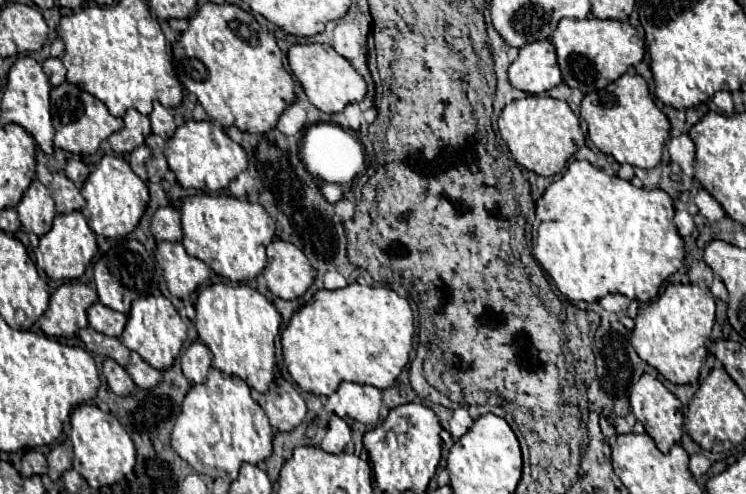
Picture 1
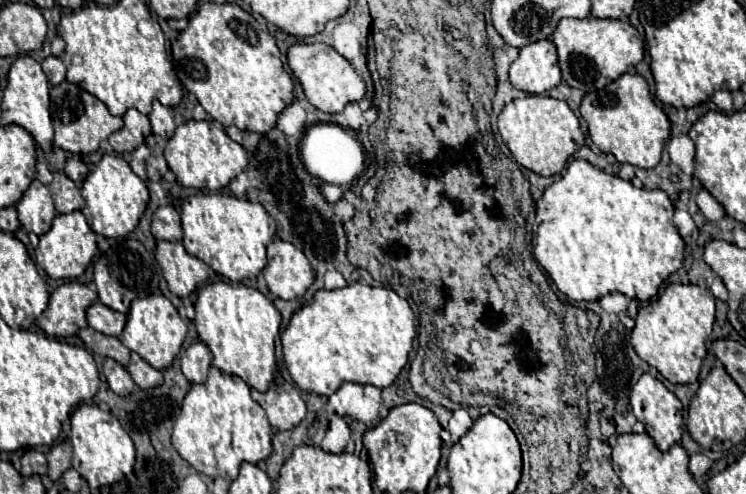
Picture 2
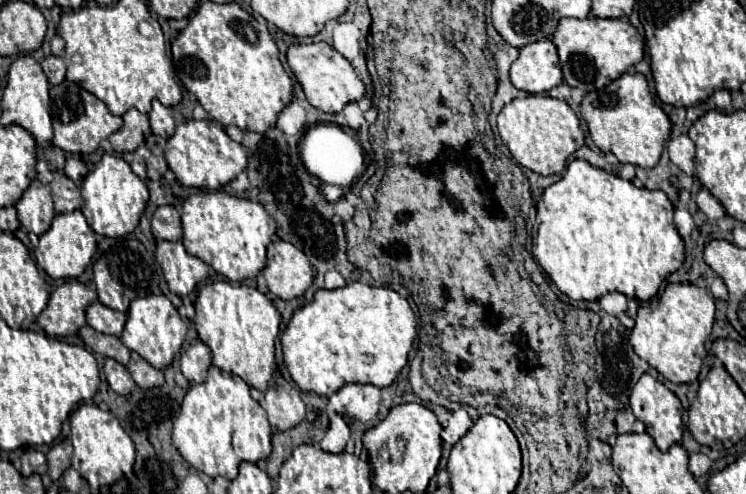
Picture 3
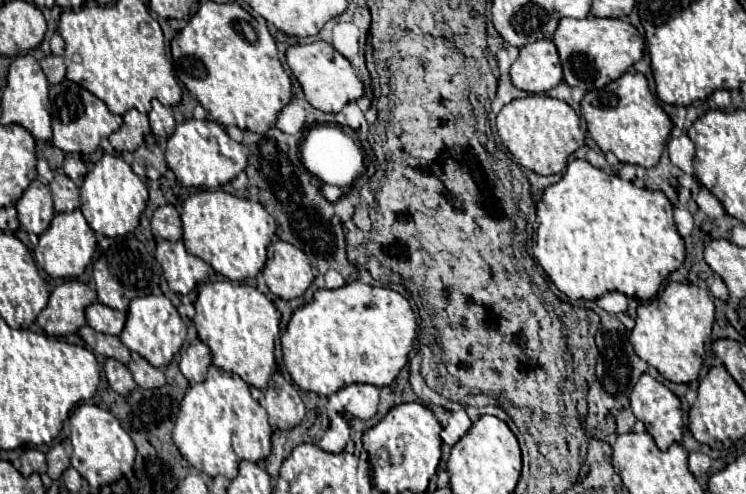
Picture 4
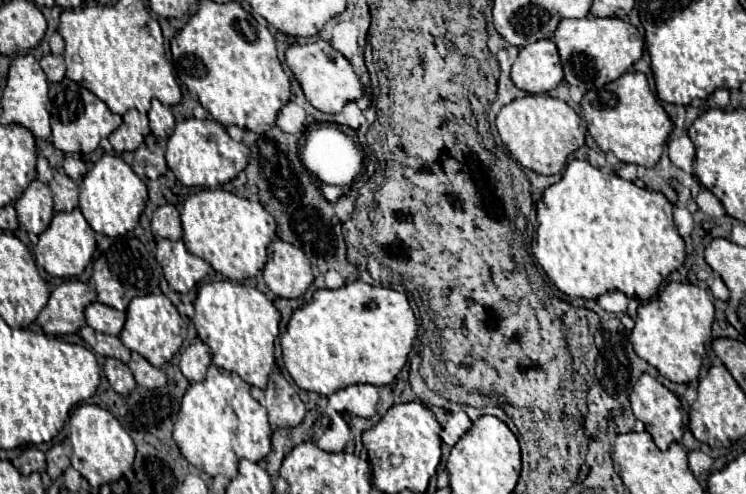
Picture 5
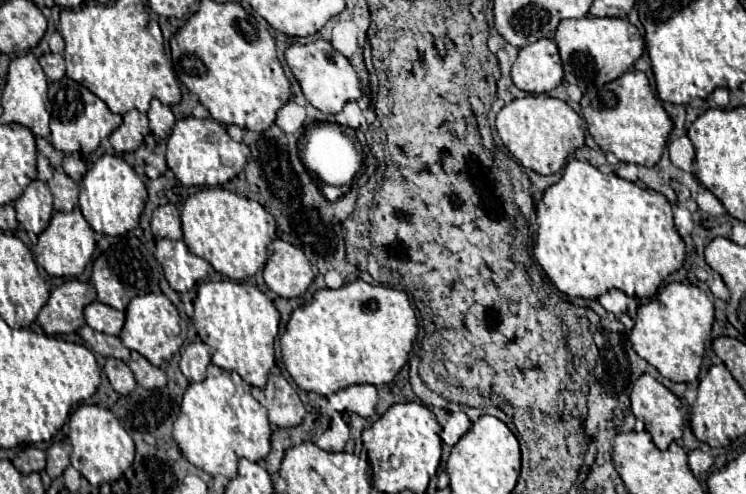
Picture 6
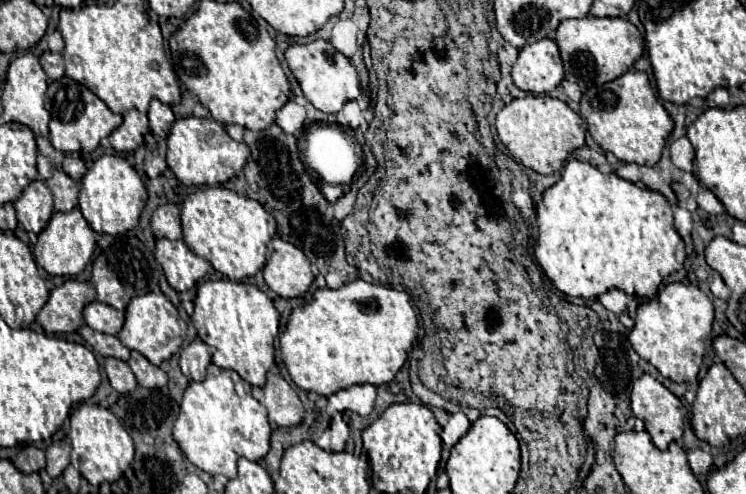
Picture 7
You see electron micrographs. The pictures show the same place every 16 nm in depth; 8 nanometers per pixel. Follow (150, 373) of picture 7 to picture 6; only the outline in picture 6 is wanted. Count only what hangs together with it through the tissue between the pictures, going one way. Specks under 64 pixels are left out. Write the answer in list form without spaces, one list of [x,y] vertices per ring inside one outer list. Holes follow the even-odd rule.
[[[132,352],[132,358],[128,360],[130,370],[136,376],[136,382],[144,388],[160,388],[166,386],[166,372],[158,366],[152,366],[144,356],[138,352]]]

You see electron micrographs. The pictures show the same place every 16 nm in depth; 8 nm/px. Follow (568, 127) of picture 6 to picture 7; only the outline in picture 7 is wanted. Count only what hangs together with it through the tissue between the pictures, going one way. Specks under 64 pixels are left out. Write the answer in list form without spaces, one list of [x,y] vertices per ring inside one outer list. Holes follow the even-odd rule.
[[[528,94],[506,104],[496,116],[496,132],[514,160],[538,174],[558,172],[564,166],[568,154],[584,146],[586,134],[582,128],[582,118],[566,102],[548,94]]]

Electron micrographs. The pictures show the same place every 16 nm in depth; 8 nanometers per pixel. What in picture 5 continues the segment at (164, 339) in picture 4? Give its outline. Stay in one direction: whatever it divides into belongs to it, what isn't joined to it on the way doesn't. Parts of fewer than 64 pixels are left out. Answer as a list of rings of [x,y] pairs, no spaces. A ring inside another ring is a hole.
[[[146,294],[128,304],[126,324],[120,332],[120,340],[126,348],[142,354],[152,366],[170,362],[184,342],[182,336],[186,336],[186,322],[180,318],[178,310],[164,294]]]

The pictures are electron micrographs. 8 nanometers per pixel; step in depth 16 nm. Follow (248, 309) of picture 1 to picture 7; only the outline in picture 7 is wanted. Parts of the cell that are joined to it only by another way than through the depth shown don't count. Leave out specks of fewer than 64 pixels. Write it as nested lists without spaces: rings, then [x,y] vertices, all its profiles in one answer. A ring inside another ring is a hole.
[[[206,280],[198,286],[198,296],[194,300],[192,324],[194,324],[200,340],[214,348],[212,362],[216,366],[236,370],[252,386],[264,386],[266,374],[268,374],[270,366],[274,364],[274,338],[278,334],[278,320],[280,320],[280,314],[274,308],[272,300],[254,284],[232,282],[232,280]]]

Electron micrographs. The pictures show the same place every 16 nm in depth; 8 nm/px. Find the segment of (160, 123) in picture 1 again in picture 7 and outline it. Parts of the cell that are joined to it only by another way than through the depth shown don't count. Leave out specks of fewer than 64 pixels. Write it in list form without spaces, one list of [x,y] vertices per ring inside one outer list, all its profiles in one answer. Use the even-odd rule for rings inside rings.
[[[152,100],[150,102],[150,108],[148,108],[148,120],[150,120],[150,130],[160,136],[160,138],[166,138],[168,132],[170,132],[170,124],[176,120],[170,106],[168,104],[162,104],[160,100]]]

